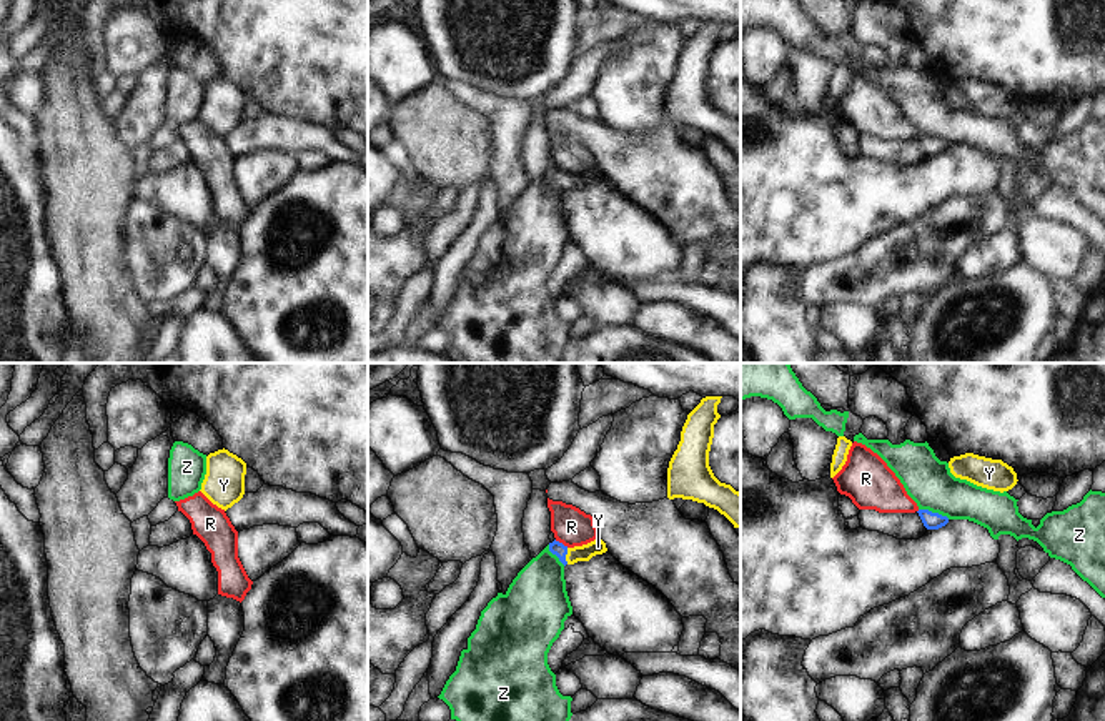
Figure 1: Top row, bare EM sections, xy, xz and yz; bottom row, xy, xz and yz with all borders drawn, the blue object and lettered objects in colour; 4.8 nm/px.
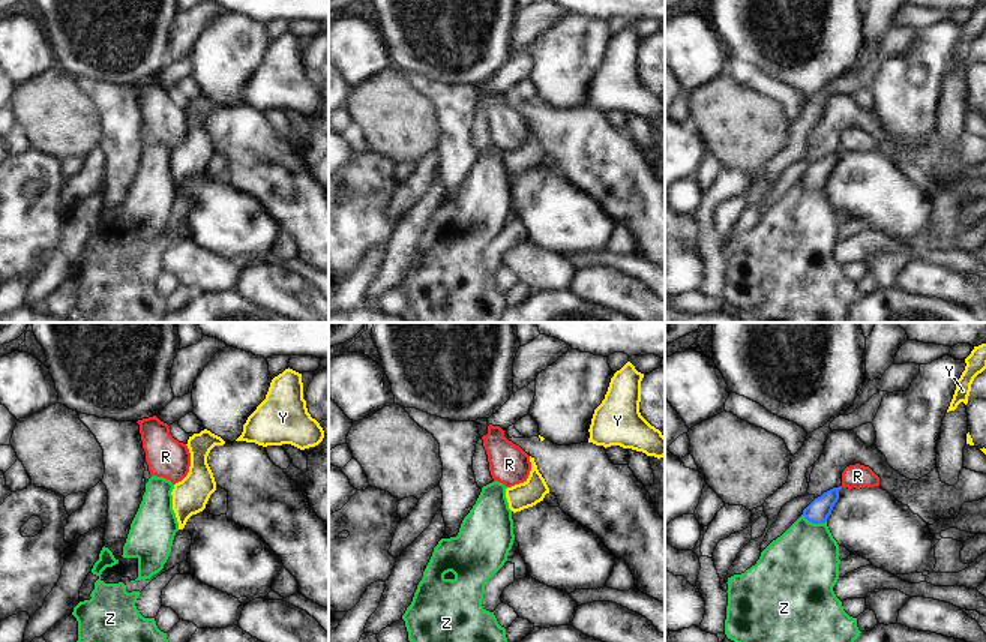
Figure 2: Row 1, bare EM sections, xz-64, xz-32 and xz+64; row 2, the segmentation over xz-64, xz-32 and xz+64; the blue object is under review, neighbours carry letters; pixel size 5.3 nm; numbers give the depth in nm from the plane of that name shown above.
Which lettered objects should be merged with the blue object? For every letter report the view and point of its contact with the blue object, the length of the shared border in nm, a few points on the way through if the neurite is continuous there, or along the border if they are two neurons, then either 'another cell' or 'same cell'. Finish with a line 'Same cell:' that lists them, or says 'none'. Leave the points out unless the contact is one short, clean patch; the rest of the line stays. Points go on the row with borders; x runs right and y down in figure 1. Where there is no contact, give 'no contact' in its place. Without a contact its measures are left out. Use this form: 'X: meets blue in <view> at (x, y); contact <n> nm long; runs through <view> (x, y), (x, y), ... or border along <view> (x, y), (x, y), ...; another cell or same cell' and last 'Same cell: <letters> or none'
R: meets blue in xz at (561, 543); contact 80 nm long; border along xz (554, 540), (568, 546); another cell
Y: meets blue in xz at (564, 556); contact 80 nm long; runs through xz (559, 550), (564, 556), (584, 553), (598, 546); same cell
Z: meets blue in yz at (934, 513); contact 160 nm long; another cell
Same cell: Y

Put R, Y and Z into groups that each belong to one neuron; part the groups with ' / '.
R / Y / Z

